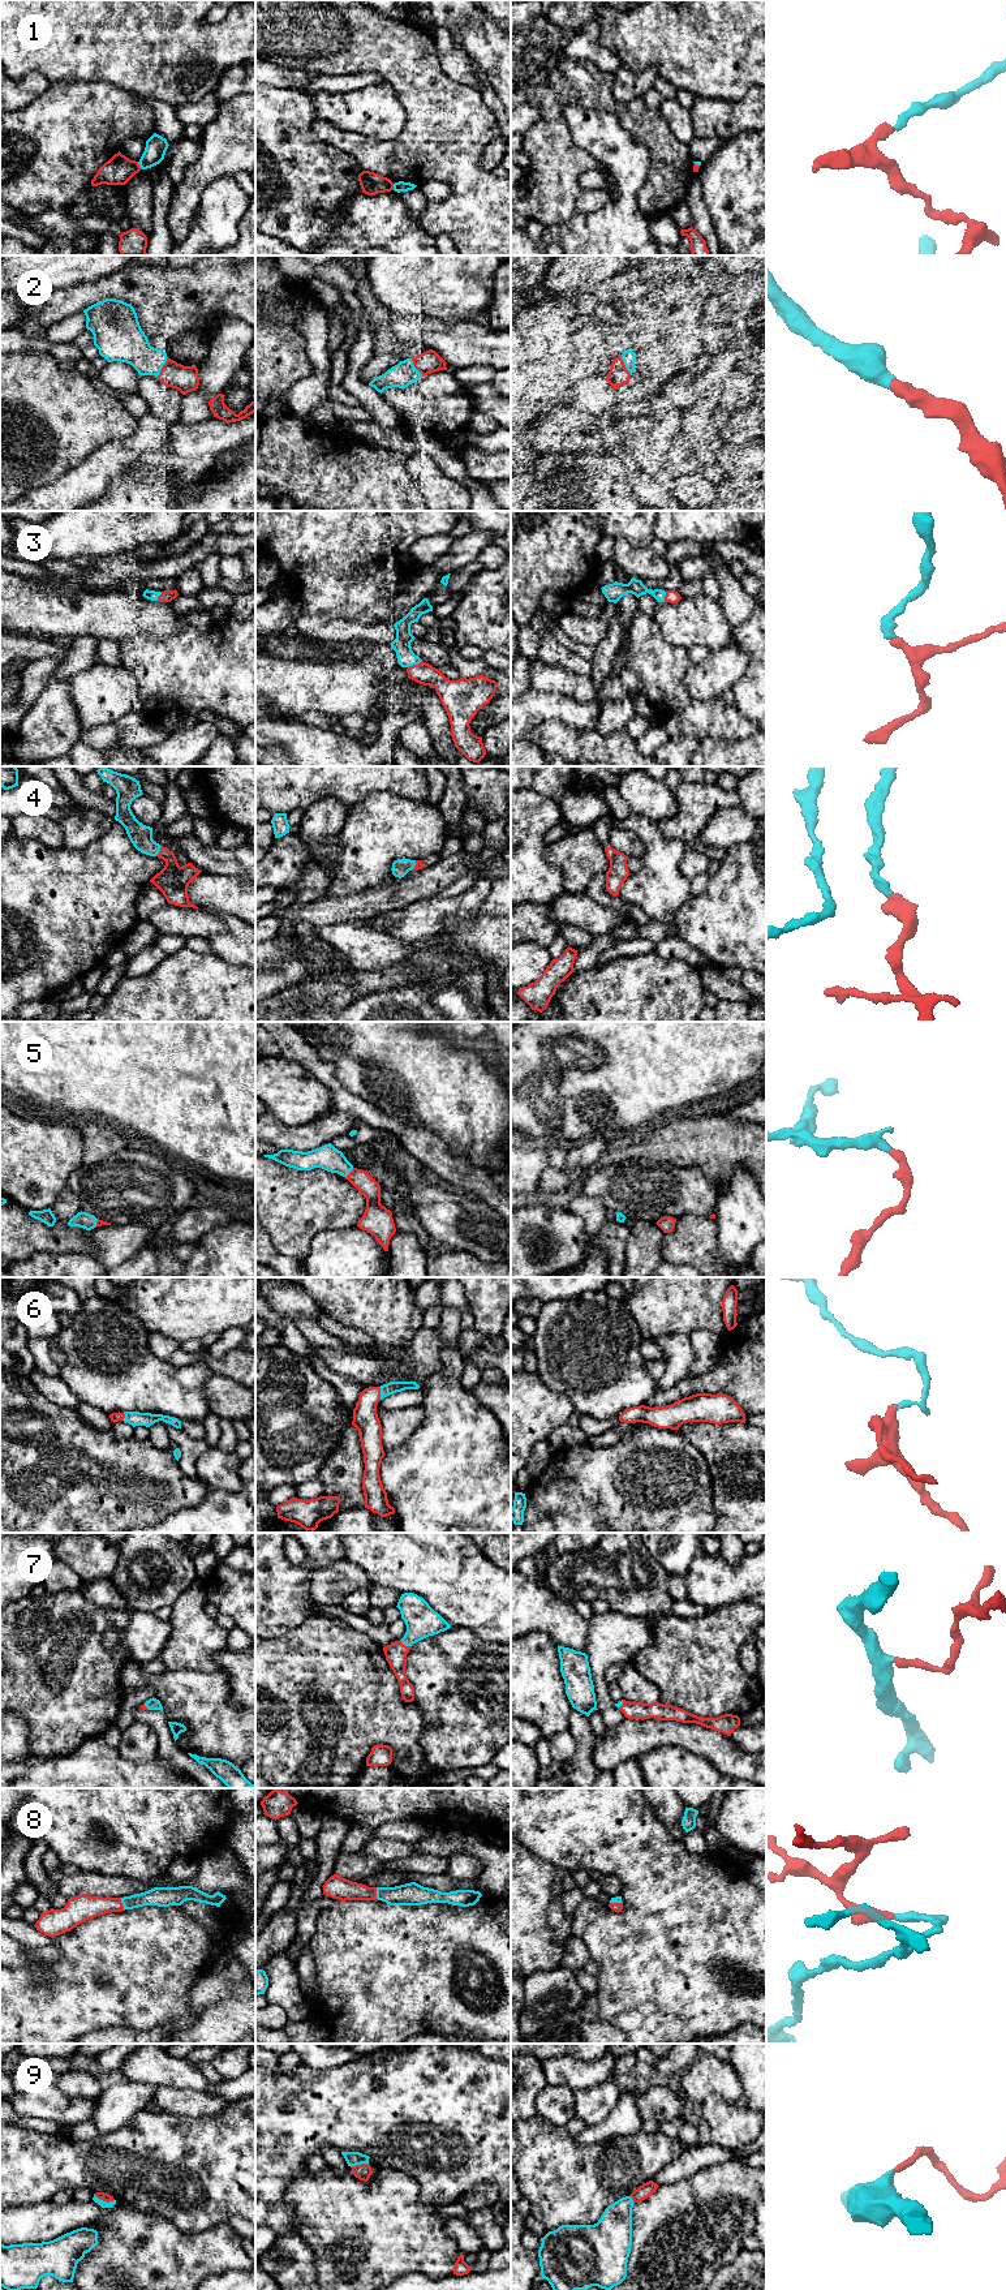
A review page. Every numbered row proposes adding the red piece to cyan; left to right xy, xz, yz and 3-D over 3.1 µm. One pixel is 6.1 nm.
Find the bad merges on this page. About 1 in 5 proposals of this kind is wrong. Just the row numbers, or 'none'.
1

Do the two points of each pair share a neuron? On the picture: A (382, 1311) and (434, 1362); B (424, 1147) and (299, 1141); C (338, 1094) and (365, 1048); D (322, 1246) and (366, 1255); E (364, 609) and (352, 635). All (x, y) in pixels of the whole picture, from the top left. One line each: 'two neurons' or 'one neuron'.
A: two neurons
B: two neurons
C: two neurons
D: one neuron
E: two neurons

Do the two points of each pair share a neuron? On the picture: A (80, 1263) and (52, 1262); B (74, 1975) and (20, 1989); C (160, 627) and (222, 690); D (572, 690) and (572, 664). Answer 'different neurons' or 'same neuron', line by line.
A: same neuron
B: same neuron
C: different neurons
D: different neurons

